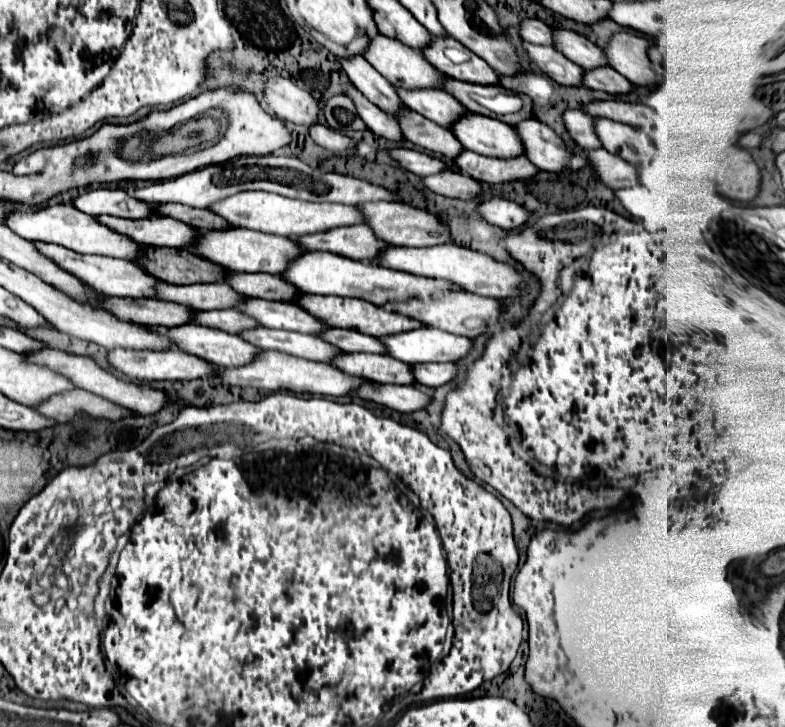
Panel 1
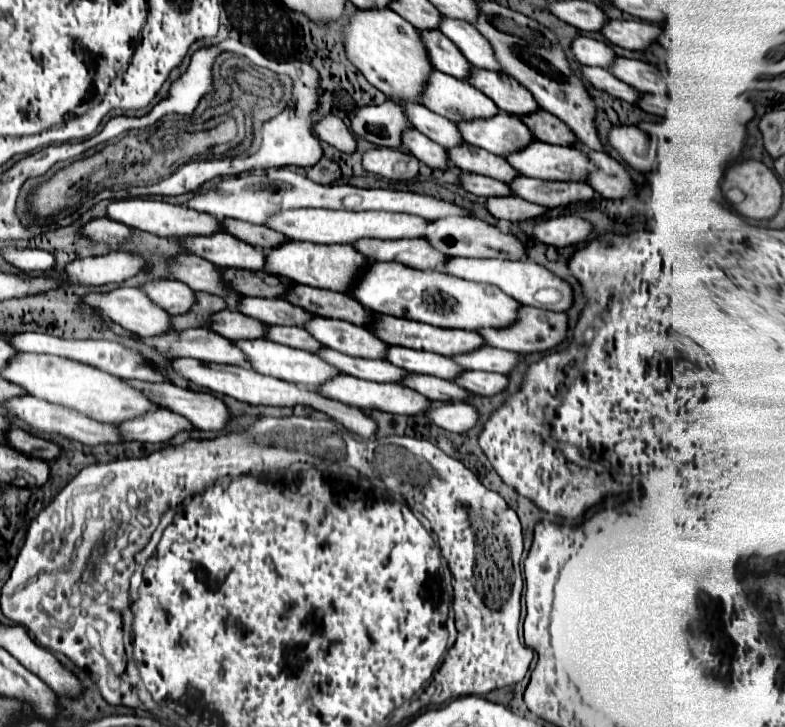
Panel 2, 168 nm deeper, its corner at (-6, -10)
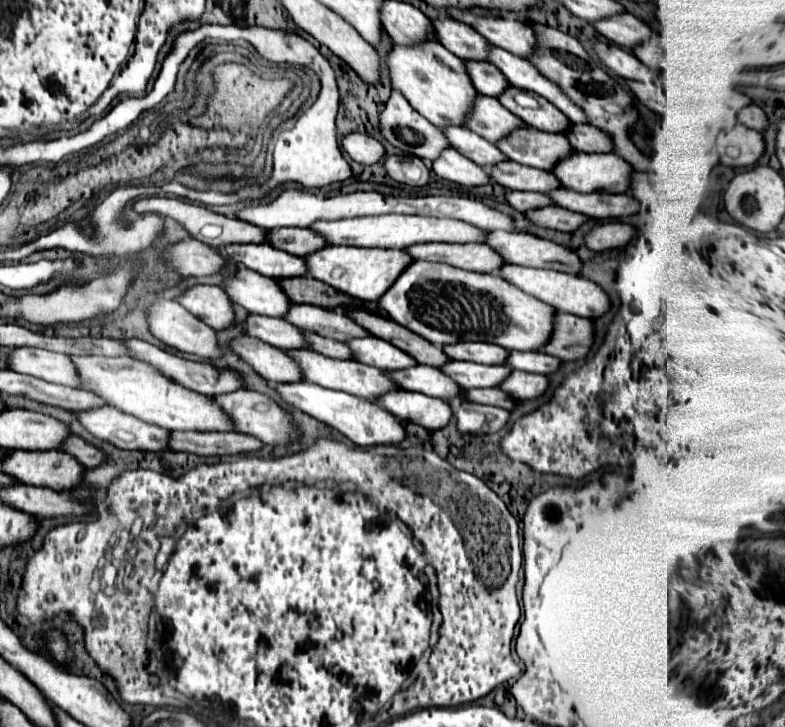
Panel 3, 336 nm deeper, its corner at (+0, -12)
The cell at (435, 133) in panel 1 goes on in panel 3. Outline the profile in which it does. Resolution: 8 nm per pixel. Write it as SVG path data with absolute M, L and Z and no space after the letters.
M511 160L497 162L489 168L485 168L493 182L509 188L509 190L535 190L535 192L549 192L553 188L559 188L561 184L555 180L551 172L529 168Z

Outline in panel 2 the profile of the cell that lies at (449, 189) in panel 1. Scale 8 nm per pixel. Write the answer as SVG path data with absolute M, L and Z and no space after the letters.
M507 196L507 198L489 198L487 208L495 218L505 218L513 222L523 222L523 220L537 220L543 214L549 212L549 208L527 202L519 196Z

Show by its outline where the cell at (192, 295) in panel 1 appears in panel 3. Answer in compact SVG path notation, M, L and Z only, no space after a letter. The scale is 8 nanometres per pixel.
M293 304L283 320L289 320L289 324L301 328L303 332L315 332L323 338L333 338L339 342L345 342L355 336L369 336L367 330L357 326L349 316L345 316L339 310L327 310L317 308L309 304Z

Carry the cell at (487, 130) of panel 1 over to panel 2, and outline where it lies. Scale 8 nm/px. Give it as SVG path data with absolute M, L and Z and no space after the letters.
M533 142L525 150L509 154L507 160L523 176L541 180L587 182L593 170L593 162L581 150L547 142Z

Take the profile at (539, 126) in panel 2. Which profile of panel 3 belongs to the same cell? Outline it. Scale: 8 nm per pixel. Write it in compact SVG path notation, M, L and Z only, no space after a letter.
M571 124L571 128L565 132L565 138L577 152L611 152L609 136L589 124Z

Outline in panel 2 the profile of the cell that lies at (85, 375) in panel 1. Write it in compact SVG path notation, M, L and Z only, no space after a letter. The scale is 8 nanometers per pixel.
M125 380L125 382L145 390L145 394L153 402L185 416L201 430L219 432L225 430L227 424L231 422L229 406L211 392L193 392L189 388L179 388L173 384L149 384L141 380Z

